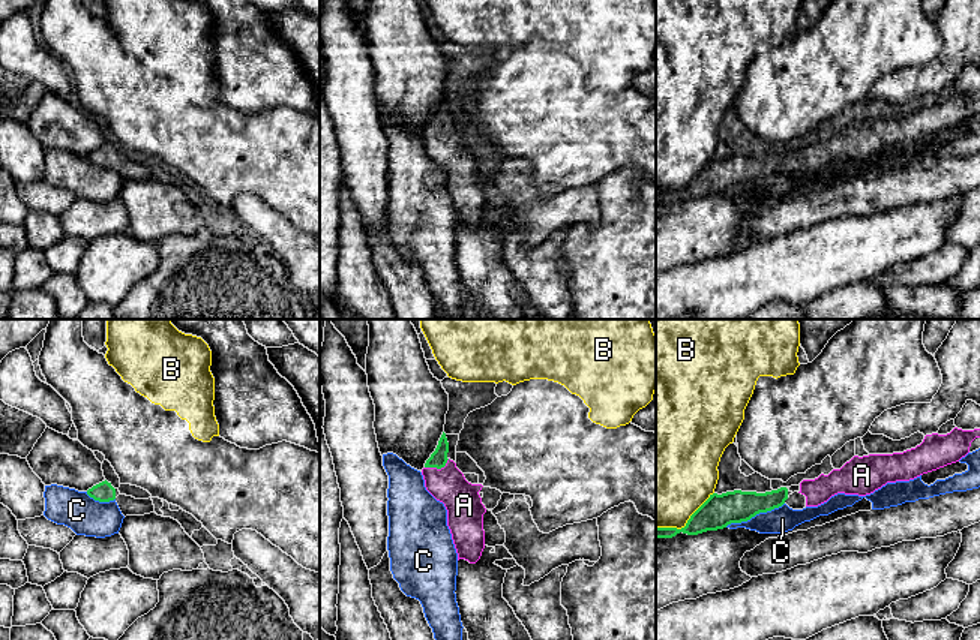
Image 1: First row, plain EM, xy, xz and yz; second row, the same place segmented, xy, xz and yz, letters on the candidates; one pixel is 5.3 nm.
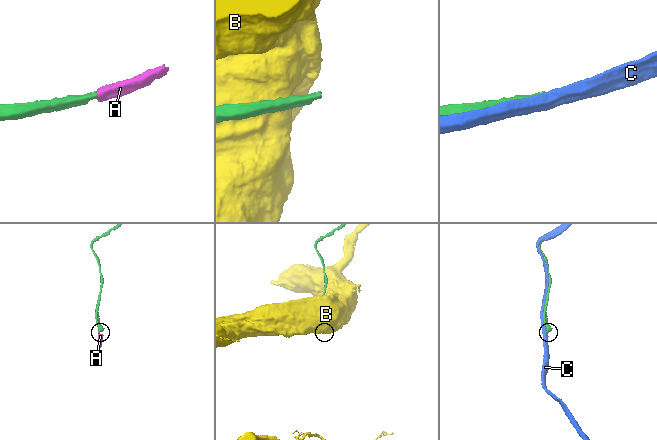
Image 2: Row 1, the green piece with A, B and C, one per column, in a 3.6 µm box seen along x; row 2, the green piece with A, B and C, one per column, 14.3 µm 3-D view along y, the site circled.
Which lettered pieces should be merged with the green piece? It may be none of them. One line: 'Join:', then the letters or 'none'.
Join: A

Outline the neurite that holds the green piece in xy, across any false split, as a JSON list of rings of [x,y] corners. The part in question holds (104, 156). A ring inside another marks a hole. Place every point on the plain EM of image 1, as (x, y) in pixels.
[[[105,144],[89,153],[87,159],[99,166],[110,166],[116,163],[116,153]]]

